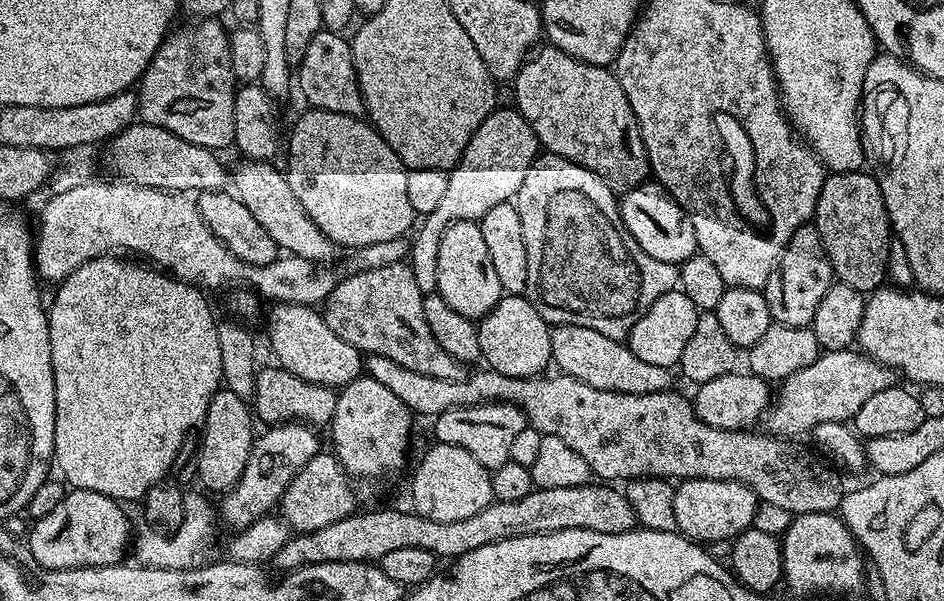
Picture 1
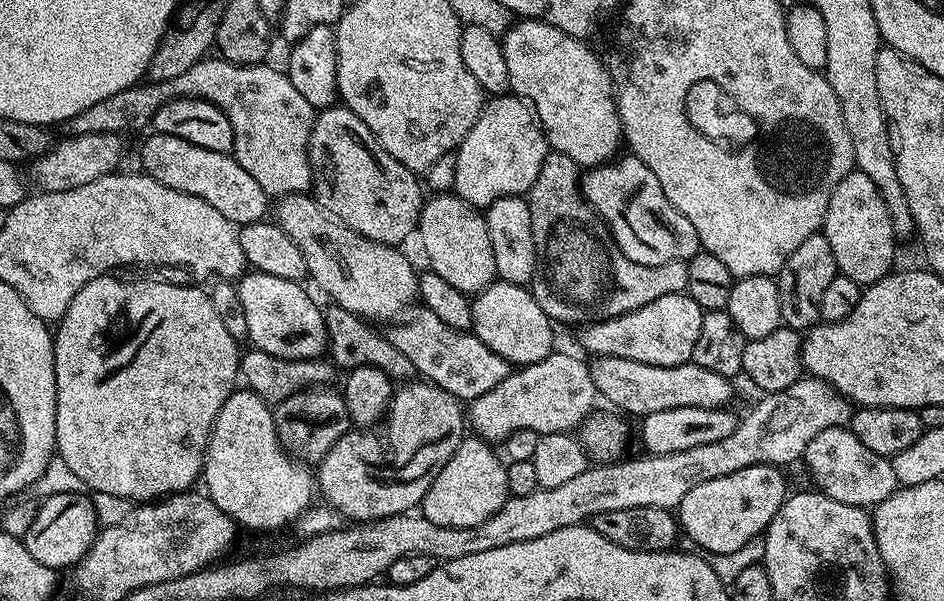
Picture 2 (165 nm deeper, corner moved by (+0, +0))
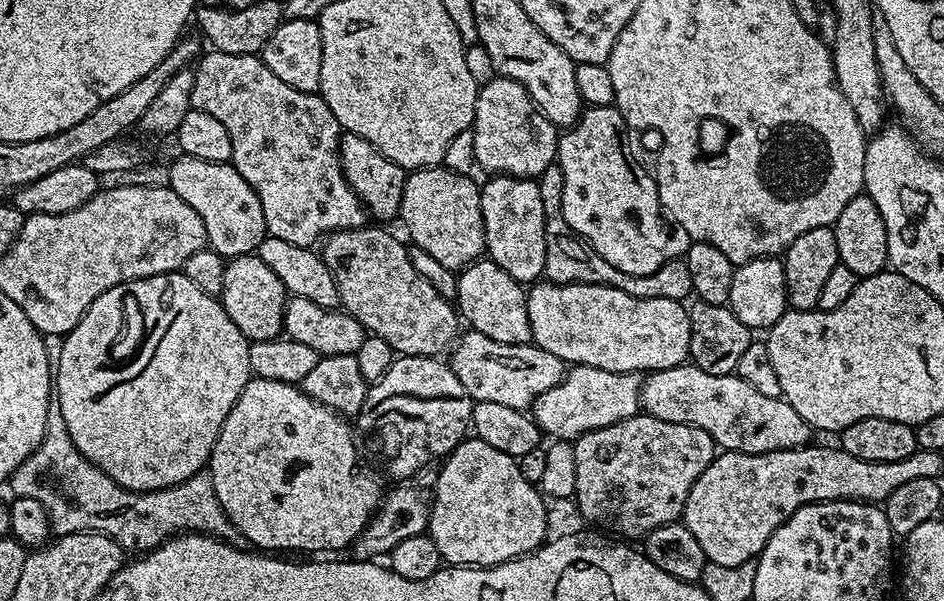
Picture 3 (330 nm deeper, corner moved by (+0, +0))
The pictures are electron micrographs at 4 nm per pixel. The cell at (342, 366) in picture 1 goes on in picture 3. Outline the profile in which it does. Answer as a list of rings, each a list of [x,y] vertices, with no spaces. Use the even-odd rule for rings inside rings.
[[[258,254],[233,256],[224,265],[222,274],[222,290],[218,297],[224,305],[226,314],[230,314],[230,322],[242,330],[247,340],[275,340],[284,330],[284,306],[288,303],[289,293],[286,291],[278,274],[262,262]]]

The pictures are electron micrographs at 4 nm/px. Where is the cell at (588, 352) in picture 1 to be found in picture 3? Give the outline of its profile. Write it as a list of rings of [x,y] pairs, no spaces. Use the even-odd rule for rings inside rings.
[[[685,362],[657,372],[649,372],[640,386],[640,407],[662,422],[678,422],[706,430],[725,452],[766,454],[787,448],[802,448],[814,436],[814,430],[782,398],[758,394],[750,382],[738,375],[706,374],[696,364]]]

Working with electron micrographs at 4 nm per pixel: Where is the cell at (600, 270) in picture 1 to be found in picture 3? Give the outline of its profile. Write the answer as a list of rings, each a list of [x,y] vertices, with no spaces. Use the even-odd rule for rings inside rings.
[[[559,163],[551,164],[545,172],[538,177],[542,190],[542,202],[546,218],[546,266],[543,279],[553,284],[605,284],[618,290],[626,290],[626,294],[634,294],[634,298],[670,298],[671,300],[687,301],[687,296],[693,295],[690,282],[690,270],[683,259],[671,260],[654,274],[626,274],[610,262],[606,262],[599,254],[592,251],[576,233],[570,230],[566,218],[560,212],[562,206],[562,170]]]

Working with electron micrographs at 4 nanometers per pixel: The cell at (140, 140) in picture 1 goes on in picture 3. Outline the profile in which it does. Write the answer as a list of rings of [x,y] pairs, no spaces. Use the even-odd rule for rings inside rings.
[[[183,154],[177,157],[168,164],[168,187],[186,202],[186,206],[198,210],[206,226],[207,247],[225,258],[255,253],[266,235],[266,218],[262,218],[262,202],[258,202],[258,194],[250,182],[246,182],[231,163],[219,164]]]

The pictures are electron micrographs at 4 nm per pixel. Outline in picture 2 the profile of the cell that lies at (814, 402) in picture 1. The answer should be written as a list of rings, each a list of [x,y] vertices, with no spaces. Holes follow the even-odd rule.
[[[801,378],[792,386],[786,386],[781,392],[769,392],[759,397],[761,400],[749,410],[745,416],[739,417],[734,434],[721,438],[719,442],[706,442],[706,446],[690,446],[690,450],[678,450],[674,454],[639,454],[633,460],[621,459],[610,464],[597,463],[582,474],[577,474],[570,482],[553,488],[537,488],[534,494],[522,494],[522,516],[532,520],[528,530],[518,534],[518,542],[526,542],[530,538],[542,538],[542,534],[550,534],[554,530],[562,530],[566,526],[583,524],[591,521],[593,516],[606,514],[606,510],[634,510],[638,506],[654,506],[669,510],[679,509],[682,498],[694,490],[694,486],[702,486],[702,482],[710,482],[714,478],[726,478],[726,474],[734,474],[734,470],[746,470],[746,466],[759,464],[775,464],[785,466],[799,461],[811,439],[827,427],[847,425],[852,419],[853,405],[845,400],[839,392],[835,392],[824,380]]]

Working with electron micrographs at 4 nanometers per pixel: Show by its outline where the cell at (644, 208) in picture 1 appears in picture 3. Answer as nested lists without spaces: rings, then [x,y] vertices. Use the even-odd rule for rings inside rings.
[[[600,104],[597,108],[585,107],[581,111],[579,120],[559,137],[556,146],[556,159],[564,179],[560,212],[570,230],[603,260],[610,262],[610,266],[626,274],[654,274],[658,266],[681,259],[690,241],[686,230],[669,219],[660,205],[655,175],[631,156],[632,140],[628,135],[629,126],[616,107]]]

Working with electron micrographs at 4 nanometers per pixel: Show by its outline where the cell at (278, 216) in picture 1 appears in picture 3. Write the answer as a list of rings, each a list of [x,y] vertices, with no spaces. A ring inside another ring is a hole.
[[[384,226],[347,228],[331,233],[323,241],[322,255],[334,282],[338,286],[340,304],[343,311],[349,312],[359,322],[365,333],[390,342],[393,353],[402,356],[434,356],[447,353],[455,345],[462,332],[462,320],[453,301],[442,298],[410,262],[409,245],[403,239],[391,236]]]

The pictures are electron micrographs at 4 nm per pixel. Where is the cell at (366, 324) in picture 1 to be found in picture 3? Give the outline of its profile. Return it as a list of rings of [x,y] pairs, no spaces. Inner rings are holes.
[[[471,330],[465,331],[457,339],[450,352],[450,363],[454,374],[458,374],[458,382],[462,382],[462,386],[466,386],[466,394],[470,394],[473,401],[498,402],[501,406],[521,410],[531,409],[536,399],[542,394],[546,394],[546,390],[558,386],[566,371],[564,361],[559,360],[554,354],[550,354],[550,350],[542,350],[537,344],[494,342],[494,338],[486,338],[486,334],[478,334]]]

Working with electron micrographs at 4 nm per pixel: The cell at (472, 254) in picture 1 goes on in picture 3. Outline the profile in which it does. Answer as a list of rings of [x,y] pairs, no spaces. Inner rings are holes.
[[[417,168],[407,173],[402,190],[402,206],[399,219],[404,220],[408,227],[407,239],[426,254],[430,254],[442,266],[453,270],[463,270],[476,260],[481,259],[486,252],[486,230],[482,222],[482,206],[480,205],[481,185],[475,184],[472,176],[463,176],[451,172],[448,168]]]

